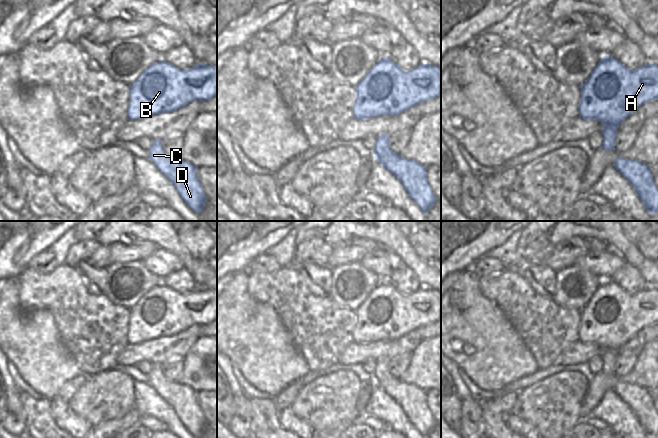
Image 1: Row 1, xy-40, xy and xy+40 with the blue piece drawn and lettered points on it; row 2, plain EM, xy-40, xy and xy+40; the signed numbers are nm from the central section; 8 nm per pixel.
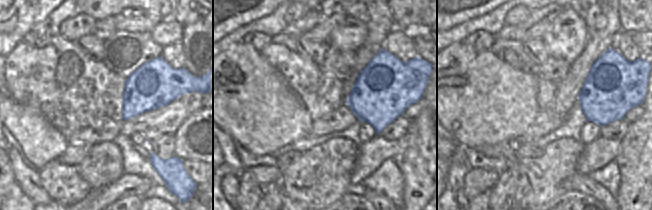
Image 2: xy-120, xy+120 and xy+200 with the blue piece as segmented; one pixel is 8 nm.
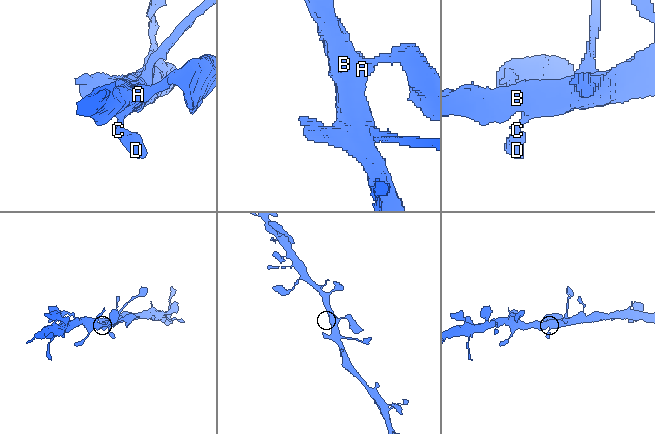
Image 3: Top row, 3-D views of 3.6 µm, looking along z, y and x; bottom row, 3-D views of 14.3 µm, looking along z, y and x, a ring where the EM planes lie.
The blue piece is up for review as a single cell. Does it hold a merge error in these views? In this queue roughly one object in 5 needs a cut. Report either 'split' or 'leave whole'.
leave whole

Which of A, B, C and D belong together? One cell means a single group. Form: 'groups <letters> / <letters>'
groups A B C D

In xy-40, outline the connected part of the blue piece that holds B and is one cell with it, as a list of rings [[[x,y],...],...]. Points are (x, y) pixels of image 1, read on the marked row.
[[[156,62],[144,70],[129,86],[127,120],[140,120],[178,110],[194,100],[204,102],[217,95],[217,66],[199,64],[180,70],[166,62]]]

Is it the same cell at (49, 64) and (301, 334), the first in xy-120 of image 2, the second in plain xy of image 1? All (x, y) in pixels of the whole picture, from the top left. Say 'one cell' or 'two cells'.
one cell

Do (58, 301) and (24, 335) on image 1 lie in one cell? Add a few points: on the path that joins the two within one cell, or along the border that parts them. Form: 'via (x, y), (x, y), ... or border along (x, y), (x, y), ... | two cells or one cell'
border along (25, 315), (47, 310), (57, 332) | two cells

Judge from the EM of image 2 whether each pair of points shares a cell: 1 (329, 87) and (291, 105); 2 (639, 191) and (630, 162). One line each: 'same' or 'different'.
1: different
2: same

